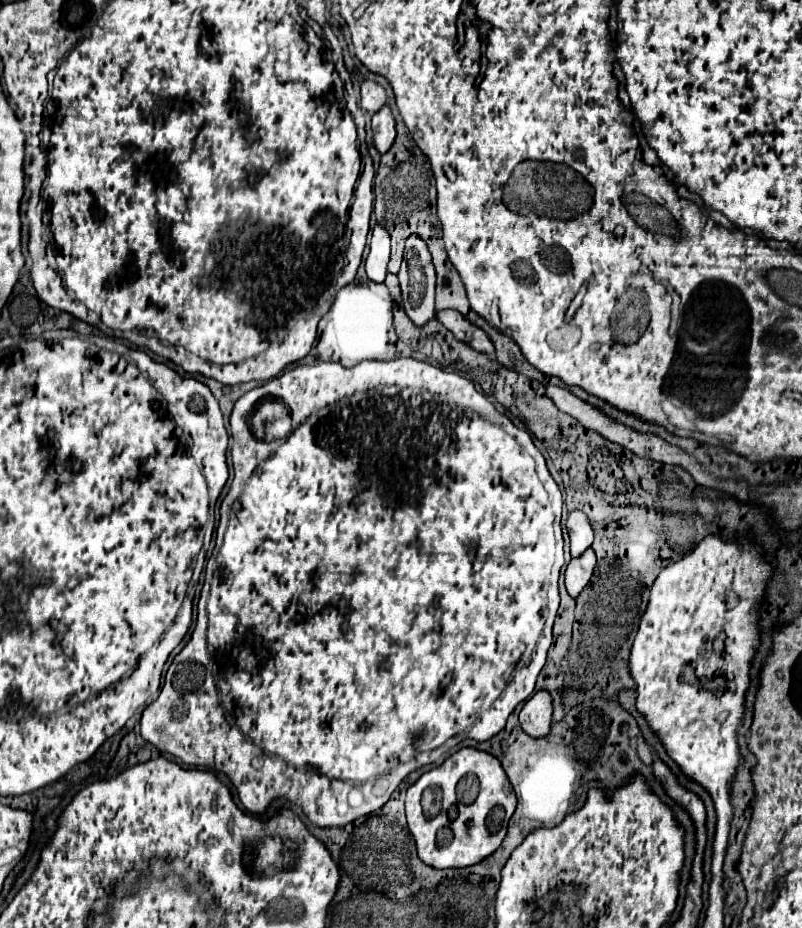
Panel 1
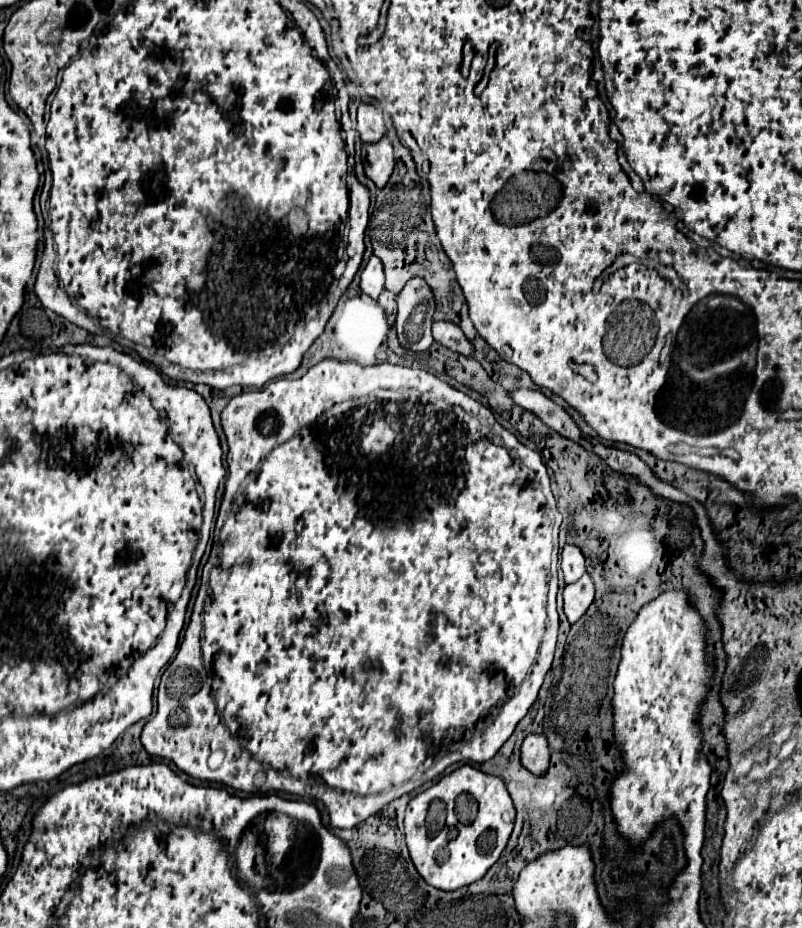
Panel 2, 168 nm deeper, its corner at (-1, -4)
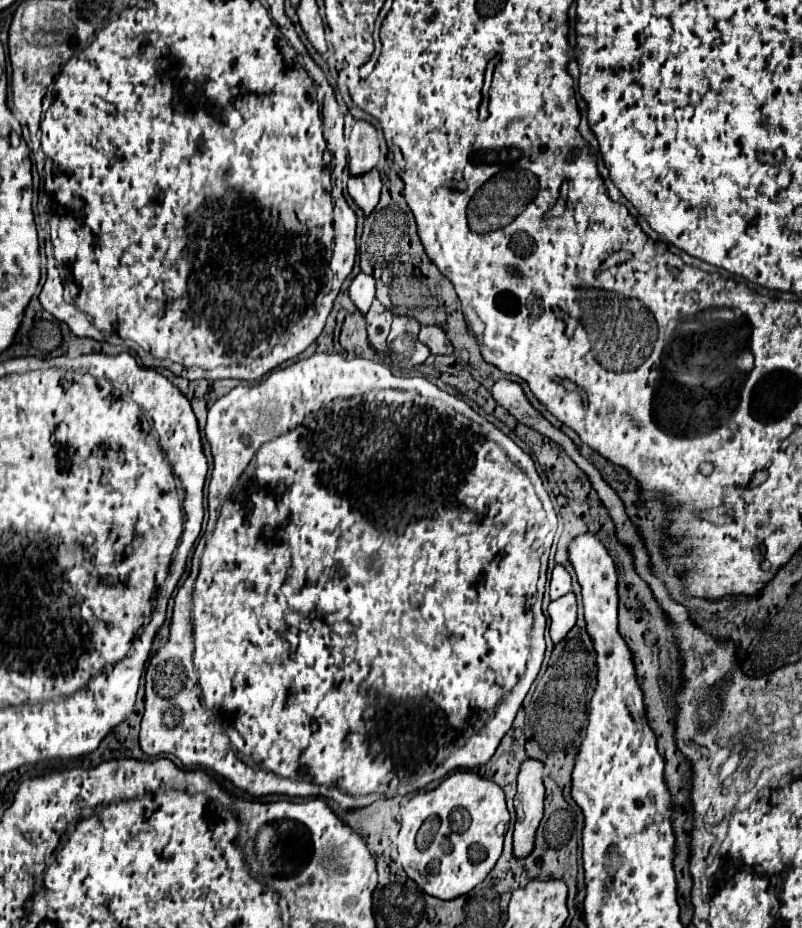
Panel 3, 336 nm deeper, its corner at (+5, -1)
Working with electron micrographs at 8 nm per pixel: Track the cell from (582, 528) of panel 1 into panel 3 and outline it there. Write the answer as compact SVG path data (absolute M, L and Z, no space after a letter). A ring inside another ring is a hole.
M555 565L553 577L551 577L551 601L567 595L569 591L571 591L571 577L569 577L569 573L561 565Z

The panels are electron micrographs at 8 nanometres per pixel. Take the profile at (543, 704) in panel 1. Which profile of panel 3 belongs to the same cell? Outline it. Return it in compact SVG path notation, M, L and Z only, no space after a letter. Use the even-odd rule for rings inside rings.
M525 759L519 773L517 795L513 807L517 813L517 823L513 831L513 857L523 859L535 847L535 831L543 819L543 763L537 759Z

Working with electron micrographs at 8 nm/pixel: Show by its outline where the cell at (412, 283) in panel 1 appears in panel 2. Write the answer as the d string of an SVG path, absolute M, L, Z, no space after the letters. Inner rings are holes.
M413 276L399 292L397 312L397 336L401 346L413 352L427 350L435 340L431 336L431 322L435 312L435 298L431 286L421 278Z

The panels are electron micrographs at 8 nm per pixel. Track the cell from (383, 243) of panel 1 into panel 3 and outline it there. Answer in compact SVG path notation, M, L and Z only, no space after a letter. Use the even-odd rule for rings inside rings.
M359 273L349 285L349 297L361 315L367 315L371 301L375 299L375 279L371 275Z

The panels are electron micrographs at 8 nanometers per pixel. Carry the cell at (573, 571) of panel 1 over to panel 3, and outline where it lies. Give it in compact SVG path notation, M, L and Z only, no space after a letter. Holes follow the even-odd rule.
M567 593L567 597L561 597L559 601L549 603L549 617L551 617L551 627L549 635L553 645L561 643L567 633L573 629L577 621L577 601L573 593Z

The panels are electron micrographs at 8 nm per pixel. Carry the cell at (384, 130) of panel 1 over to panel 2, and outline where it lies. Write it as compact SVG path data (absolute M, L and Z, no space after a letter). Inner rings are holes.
M387 134L379 142L363 144L361 156L363 156L365 174L377 184L377 188L383 188L393 172L393 166L395 166L393 146L391 146Z

